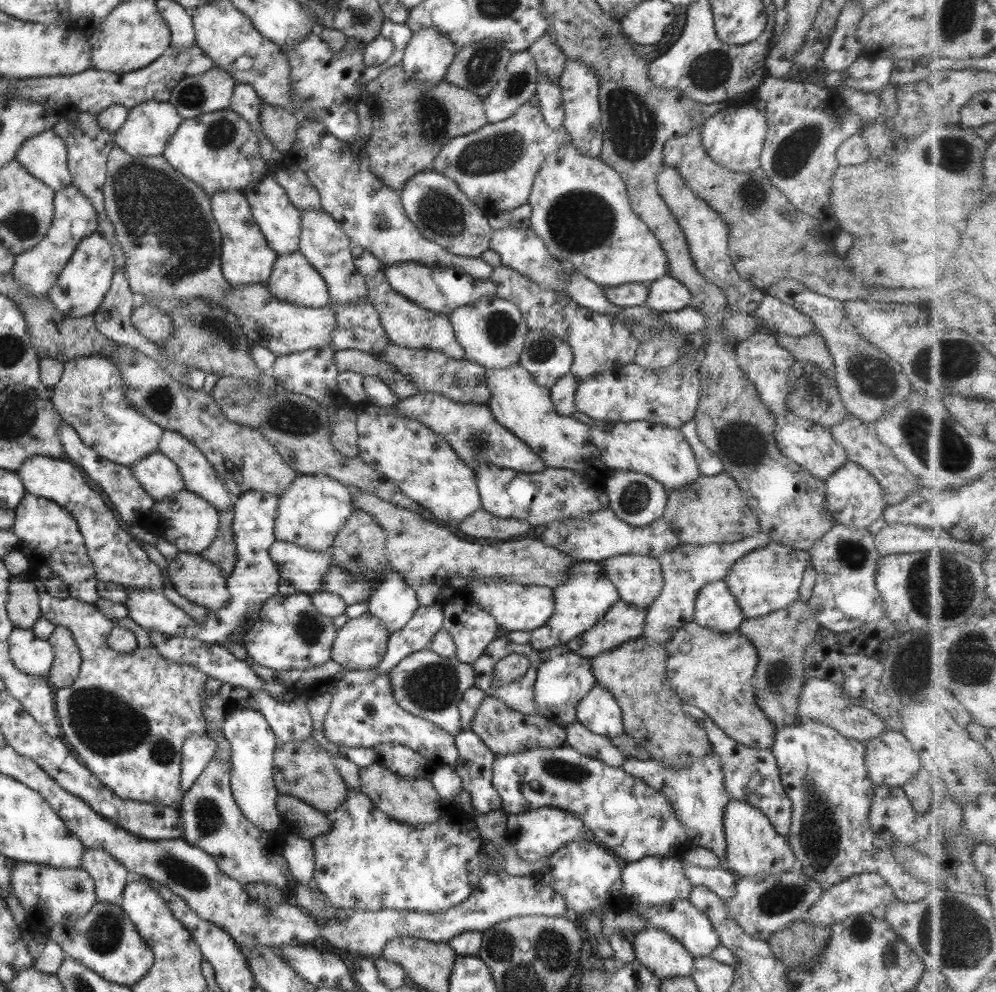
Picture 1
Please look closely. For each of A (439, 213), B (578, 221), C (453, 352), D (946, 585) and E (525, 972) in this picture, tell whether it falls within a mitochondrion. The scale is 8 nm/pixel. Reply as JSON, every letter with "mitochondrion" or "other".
{"A":"mitochondrion","B":"mitochondrion","C":"other","D":"mitochondrion","E":"mitochondrion"}

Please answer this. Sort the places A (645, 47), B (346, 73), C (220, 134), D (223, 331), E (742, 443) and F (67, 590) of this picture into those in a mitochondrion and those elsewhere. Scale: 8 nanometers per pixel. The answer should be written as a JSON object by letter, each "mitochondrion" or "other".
{"A":"other","B":"other","C":"mitochondrion","D":"mitochondrion","E":"mitochondrion","F":"other"}

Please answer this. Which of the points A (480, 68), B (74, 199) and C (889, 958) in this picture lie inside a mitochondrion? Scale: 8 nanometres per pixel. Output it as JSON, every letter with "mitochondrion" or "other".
{"A":"mitochondrion","B":"other","C":"mitochondrion"}

